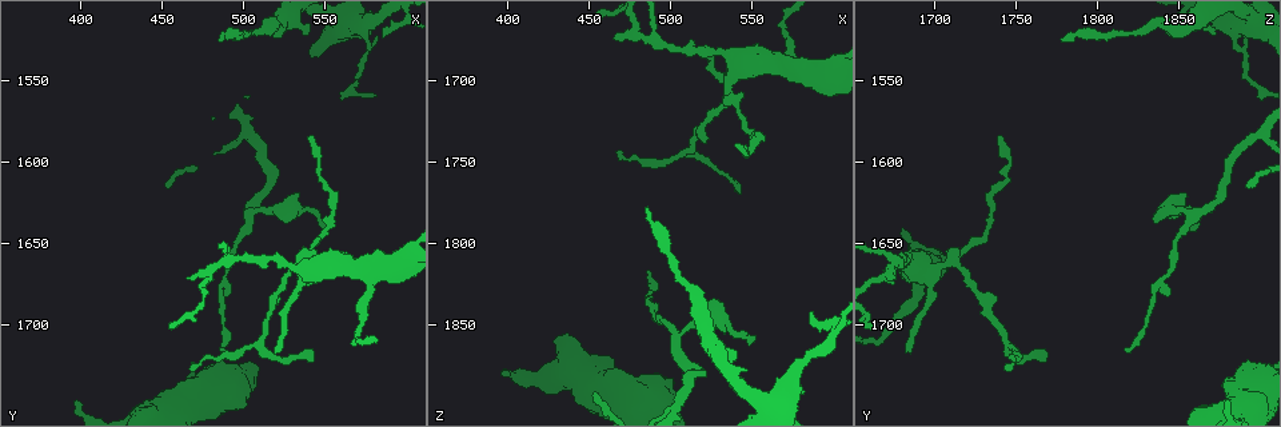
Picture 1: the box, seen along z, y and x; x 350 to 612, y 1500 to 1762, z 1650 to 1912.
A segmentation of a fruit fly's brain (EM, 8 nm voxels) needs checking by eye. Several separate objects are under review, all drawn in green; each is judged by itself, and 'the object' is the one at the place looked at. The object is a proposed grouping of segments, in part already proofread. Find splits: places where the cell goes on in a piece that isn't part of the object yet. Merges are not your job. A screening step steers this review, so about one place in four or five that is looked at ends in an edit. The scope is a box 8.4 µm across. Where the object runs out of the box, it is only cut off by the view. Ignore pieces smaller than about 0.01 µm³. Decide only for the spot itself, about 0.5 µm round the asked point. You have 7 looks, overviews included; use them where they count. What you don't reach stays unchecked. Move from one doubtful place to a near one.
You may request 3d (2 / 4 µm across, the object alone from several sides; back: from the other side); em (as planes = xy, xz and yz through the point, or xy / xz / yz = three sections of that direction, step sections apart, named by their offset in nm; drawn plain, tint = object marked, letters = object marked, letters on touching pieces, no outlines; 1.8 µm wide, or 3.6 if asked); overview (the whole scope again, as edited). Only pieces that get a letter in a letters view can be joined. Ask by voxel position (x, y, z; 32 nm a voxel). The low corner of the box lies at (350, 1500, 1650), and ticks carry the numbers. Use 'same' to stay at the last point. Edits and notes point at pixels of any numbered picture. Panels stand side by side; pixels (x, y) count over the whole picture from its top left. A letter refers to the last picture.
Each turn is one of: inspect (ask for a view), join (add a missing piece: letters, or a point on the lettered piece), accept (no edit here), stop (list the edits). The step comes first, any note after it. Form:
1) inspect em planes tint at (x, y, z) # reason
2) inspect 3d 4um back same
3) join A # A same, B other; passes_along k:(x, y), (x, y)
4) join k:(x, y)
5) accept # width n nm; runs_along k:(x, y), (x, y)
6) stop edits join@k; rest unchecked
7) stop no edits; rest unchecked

inspect em xz step 16 letters at (484, 1522, 1778) # free end

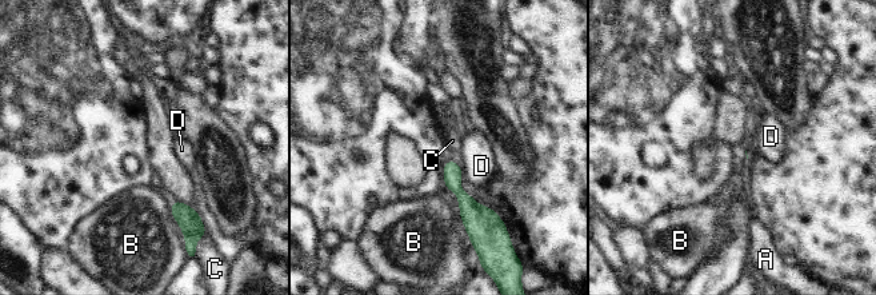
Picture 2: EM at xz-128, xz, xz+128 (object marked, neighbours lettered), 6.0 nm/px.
accept # A other, B other, C other, D other; no lettered piece goes on from it

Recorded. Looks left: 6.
inspect 3d 2um at (466, 1672, 1672) # thin end

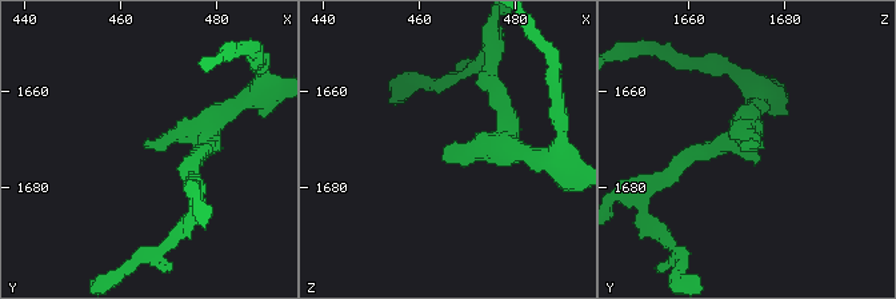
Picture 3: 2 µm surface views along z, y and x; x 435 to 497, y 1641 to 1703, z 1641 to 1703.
inspect em planes letters at (464, 1672, 1673) # now the EM

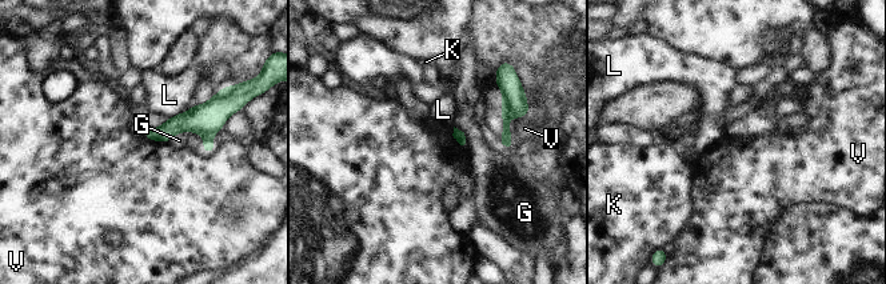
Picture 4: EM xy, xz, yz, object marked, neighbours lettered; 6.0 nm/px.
accept # G other, K other, L other, V other; none of them fits

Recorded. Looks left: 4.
inspect em planes letters at (520, 1716, 1686) # branch stops here

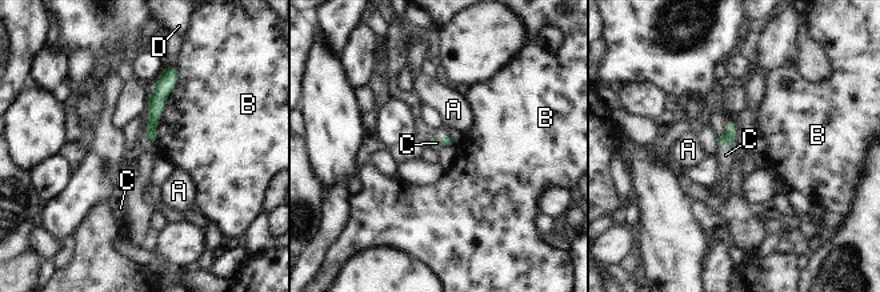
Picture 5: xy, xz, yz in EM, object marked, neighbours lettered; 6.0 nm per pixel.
join C # A other, B other, C same, D other; passes_along 5:(727, 138), (726, 146), (726, 155); it goes on there

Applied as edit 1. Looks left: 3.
stop edits join@5; rest unchecked

